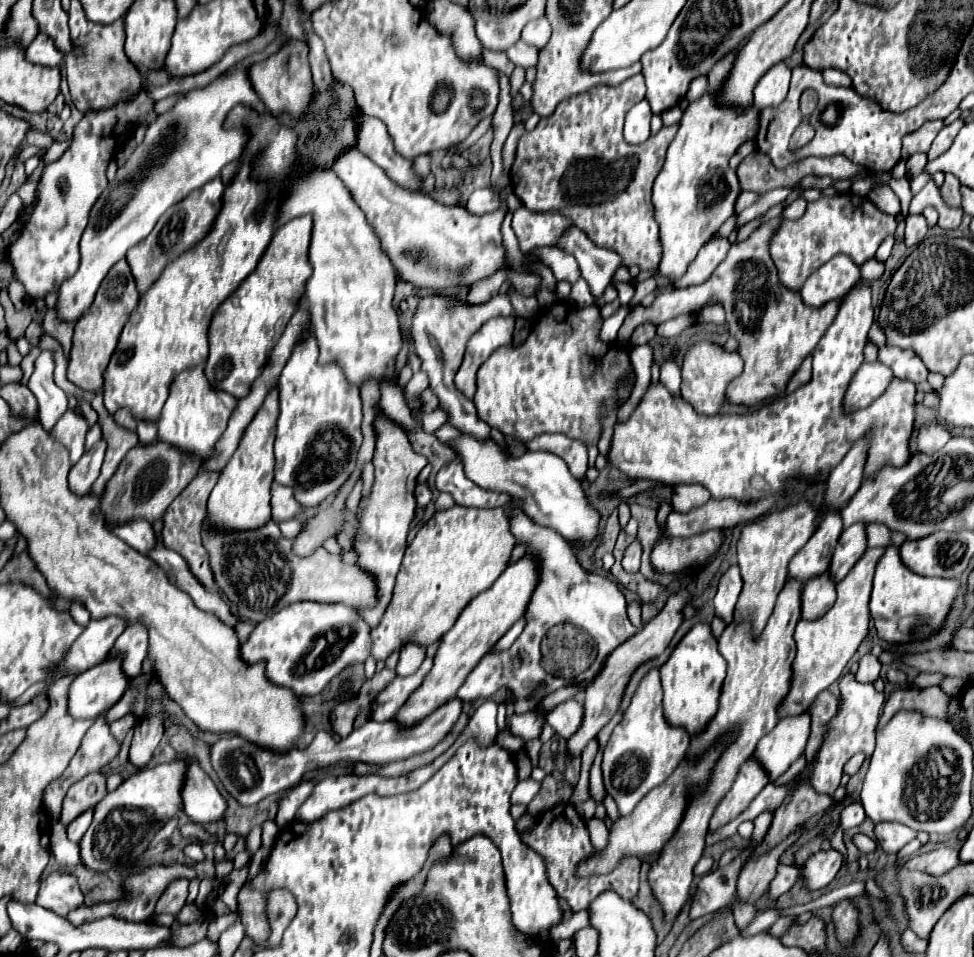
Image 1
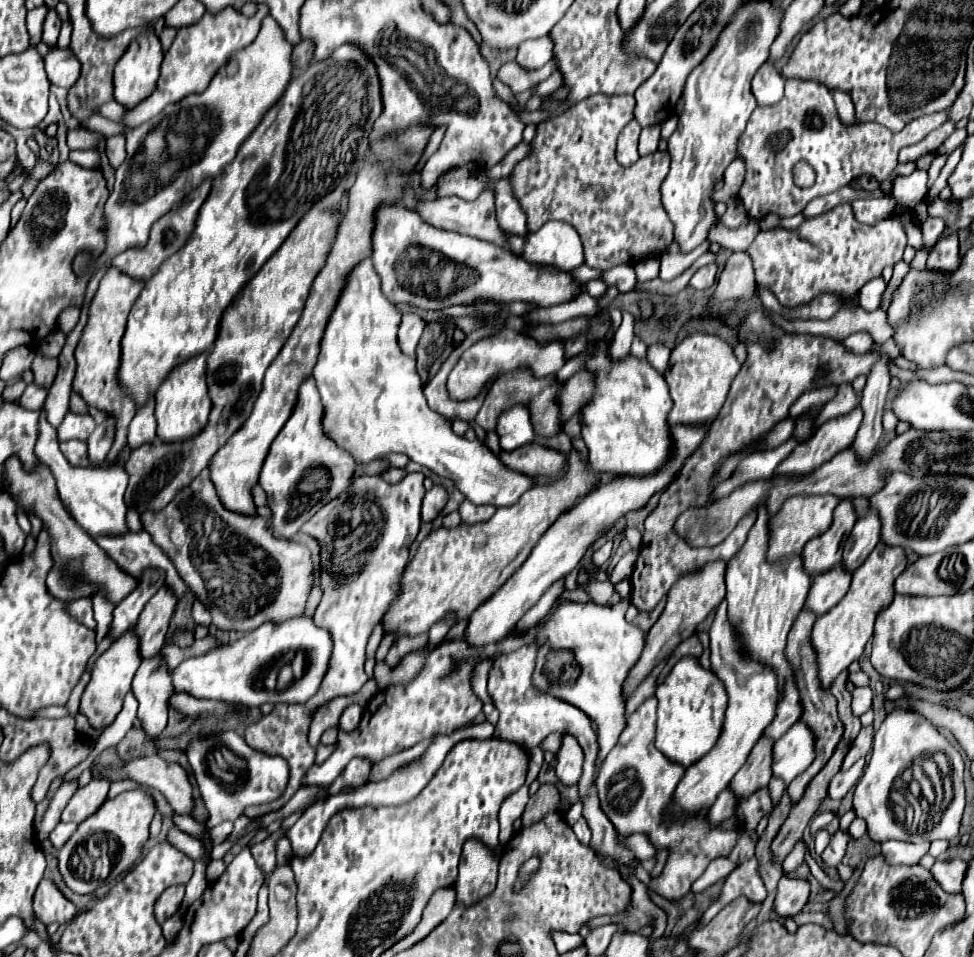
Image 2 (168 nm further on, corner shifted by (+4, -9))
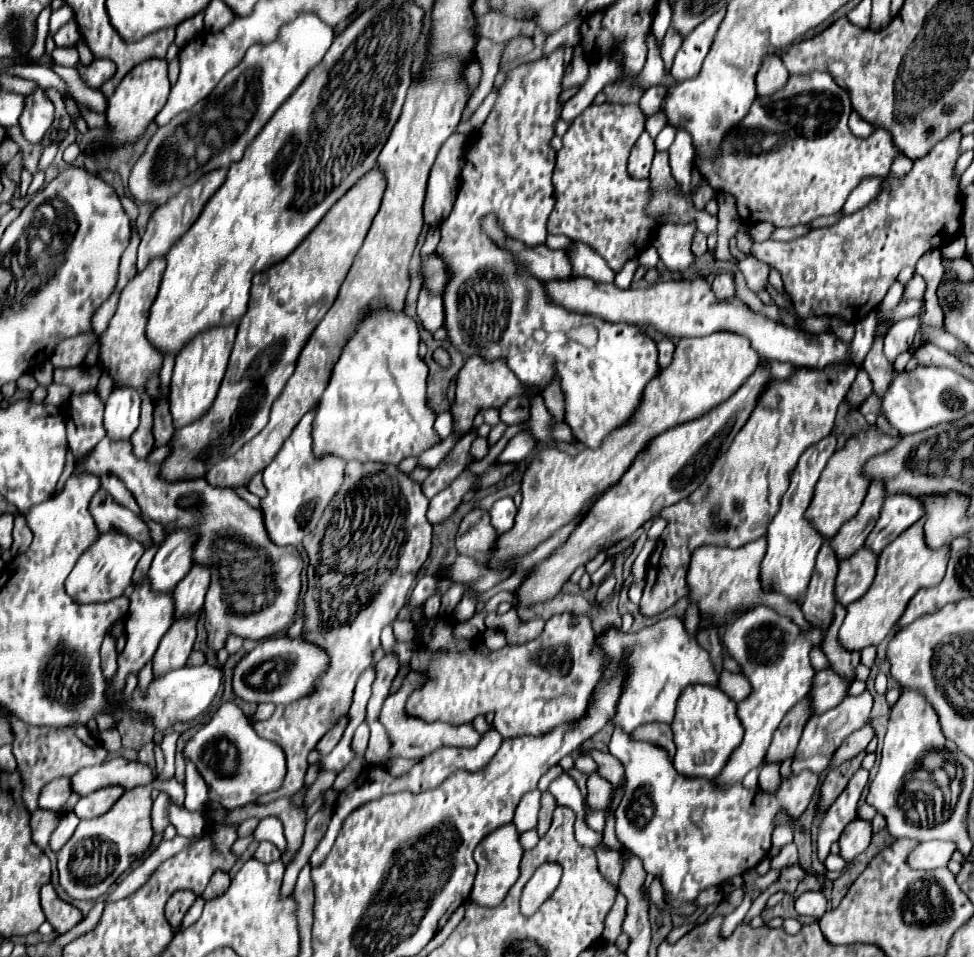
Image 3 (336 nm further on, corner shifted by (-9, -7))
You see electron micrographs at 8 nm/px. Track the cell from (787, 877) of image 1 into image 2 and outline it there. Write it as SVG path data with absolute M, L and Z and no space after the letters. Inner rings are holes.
M781 877L779 891L775 899L775 911L779 917L795 917L803 911L809 899L809 883L805 879Z

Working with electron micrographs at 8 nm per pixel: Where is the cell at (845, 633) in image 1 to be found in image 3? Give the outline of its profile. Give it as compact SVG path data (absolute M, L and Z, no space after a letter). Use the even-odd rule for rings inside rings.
M916 521L902 531L878 557L878 571L870 589L854 603L846 607L846 617L838 633L838 641L846 651L862 651L868 645L878 645L890 635L902 617L908 601L920 587L932 587L940 583L948 563L948 545L934 551L922 539L922 525Z

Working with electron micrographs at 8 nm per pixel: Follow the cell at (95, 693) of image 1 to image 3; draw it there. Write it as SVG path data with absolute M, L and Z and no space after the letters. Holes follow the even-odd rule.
M146 581L142 587L134 587L134 593L130 595L130 611L126 617L126 647L124 651L118 655L118 671L116 675L108 681L108 693L114 695L116 691L124 691L126 679L128 675L136 675L156 653L156 647L160 643L160 639L164 637L164 633L170 629L172 625L172 599L168 599L170 593L164 595L156 595L154 591L150 591L150 583Z

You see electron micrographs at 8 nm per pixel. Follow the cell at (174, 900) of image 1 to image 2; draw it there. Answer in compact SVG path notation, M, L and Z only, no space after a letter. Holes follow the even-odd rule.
M173 885L169 889L165 889L157 903L155 903L155 919L157 923L165 923L179 907L181 907L181 901L183 901L183 893L185 893L185 887L183 885Z

